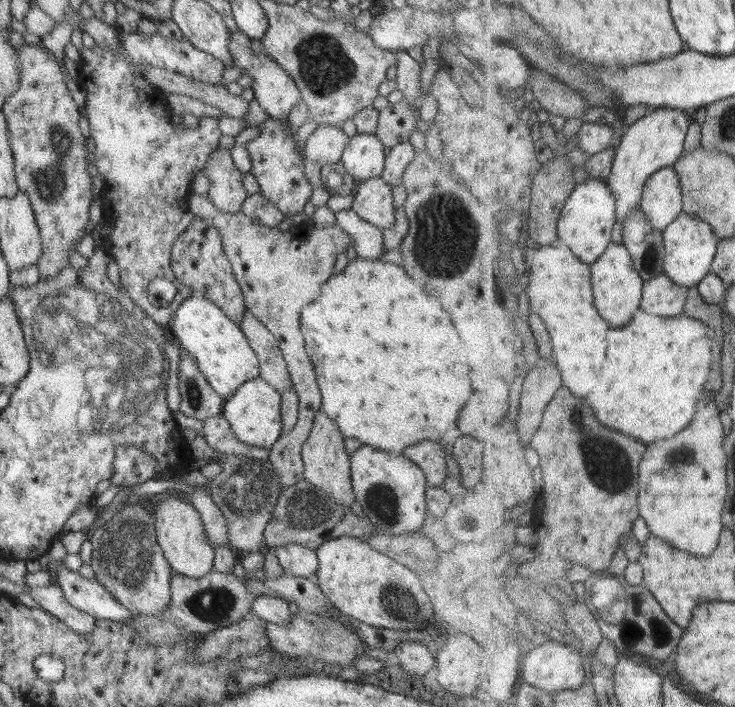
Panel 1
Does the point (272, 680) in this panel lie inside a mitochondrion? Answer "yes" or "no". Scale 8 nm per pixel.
no

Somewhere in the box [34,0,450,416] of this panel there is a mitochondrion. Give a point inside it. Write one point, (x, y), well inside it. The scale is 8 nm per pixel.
(324, 66)

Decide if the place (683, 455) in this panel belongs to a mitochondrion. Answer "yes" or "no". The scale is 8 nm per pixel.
yes

